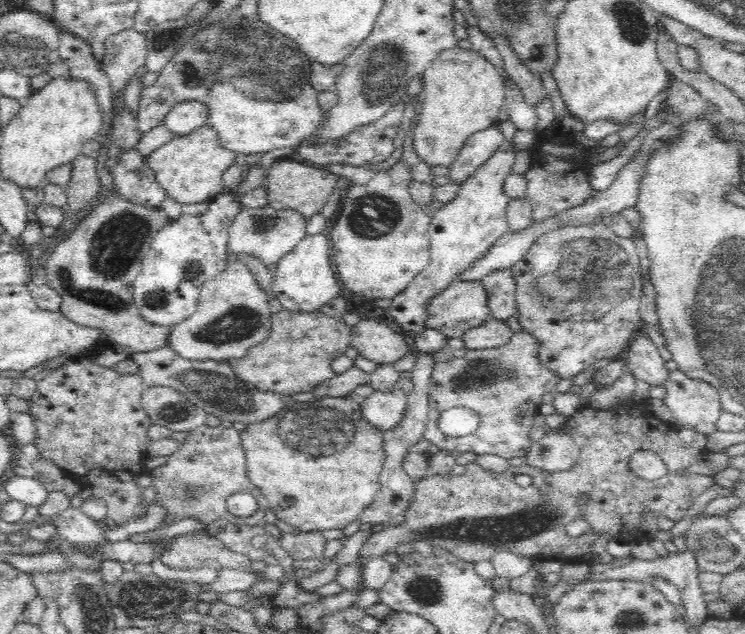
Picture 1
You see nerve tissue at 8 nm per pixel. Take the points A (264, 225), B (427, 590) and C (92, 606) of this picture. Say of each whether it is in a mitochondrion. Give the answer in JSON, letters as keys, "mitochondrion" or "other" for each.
{"A":"mitochondrion","B":"mitochondrion","C":"mitochondrion"}

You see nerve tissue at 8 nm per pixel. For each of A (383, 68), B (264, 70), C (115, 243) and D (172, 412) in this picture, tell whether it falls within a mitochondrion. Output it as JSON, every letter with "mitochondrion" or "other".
{"A":"mitochondrion","B":"mitochondrion","C":"mitochondrion","D":"mitochondrion"}

